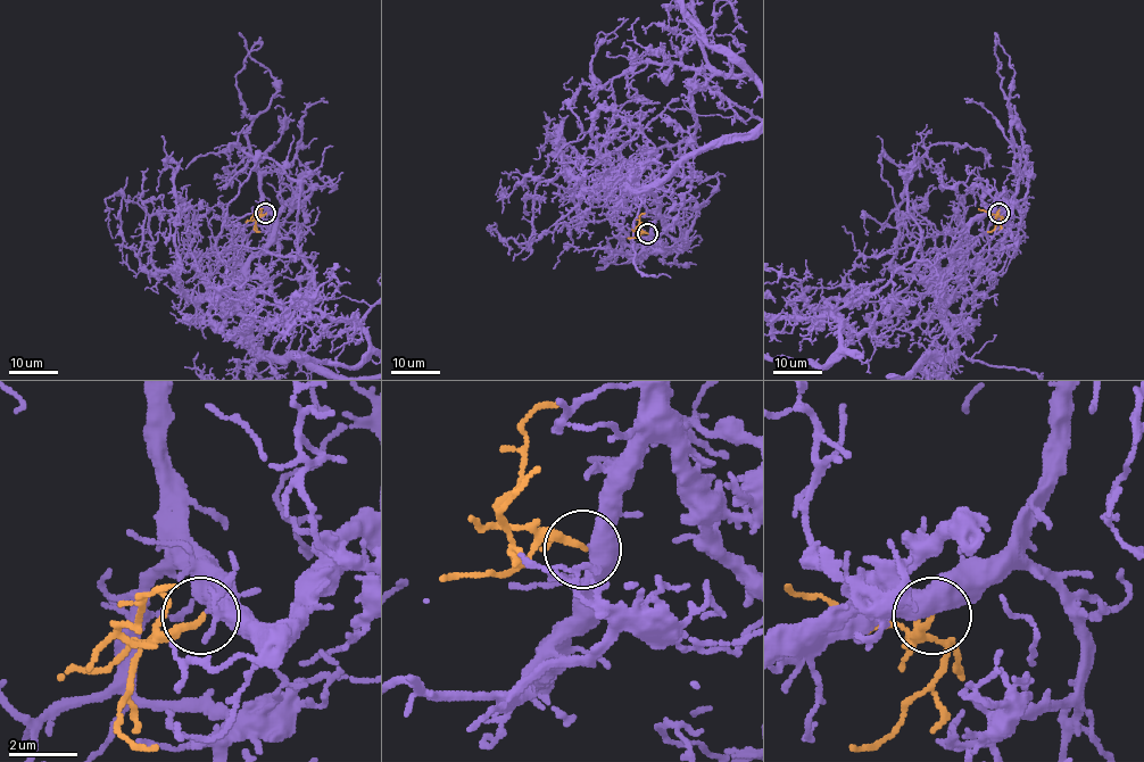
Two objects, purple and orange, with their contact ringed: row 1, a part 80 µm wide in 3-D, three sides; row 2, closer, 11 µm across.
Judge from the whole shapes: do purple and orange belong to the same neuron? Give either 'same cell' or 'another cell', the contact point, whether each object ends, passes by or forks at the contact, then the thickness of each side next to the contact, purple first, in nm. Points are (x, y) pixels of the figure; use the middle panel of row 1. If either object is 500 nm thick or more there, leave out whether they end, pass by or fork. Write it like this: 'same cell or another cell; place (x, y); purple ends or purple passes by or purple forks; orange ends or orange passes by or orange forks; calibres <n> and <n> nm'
same cell; place (647, 233); calibres 500 and 200 nm

